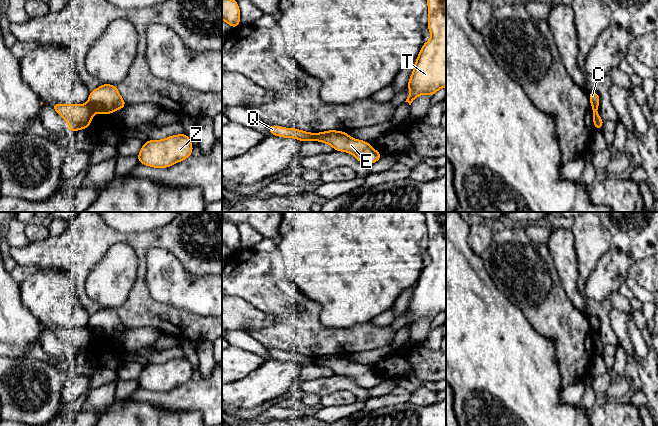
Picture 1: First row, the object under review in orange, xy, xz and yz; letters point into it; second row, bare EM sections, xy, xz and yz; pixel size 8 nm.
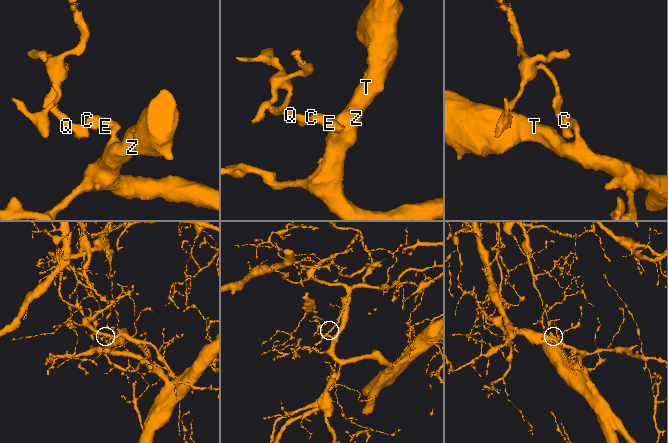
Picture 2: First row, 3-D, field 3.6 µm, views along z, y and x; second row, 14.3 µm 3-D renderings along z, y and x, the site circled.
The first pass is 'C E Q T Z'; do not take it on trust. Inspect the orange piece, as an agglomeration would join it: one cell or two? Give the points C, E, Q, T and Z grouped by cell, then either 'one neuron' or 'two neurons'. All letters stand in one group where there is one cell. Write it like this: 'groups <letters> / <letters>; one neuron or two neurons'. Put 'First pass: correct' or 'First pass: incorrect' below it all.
groups C E T Z / Q; two neurons
First pass: incorrect

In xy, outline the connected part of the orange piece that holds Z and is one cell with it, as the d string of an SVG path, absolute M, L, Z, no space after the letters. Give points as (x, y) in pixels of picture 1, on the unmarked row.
M187 358L172 359L162 364L144 366L137 382L139 387L154 392L168 392L192 379L193 370Z

